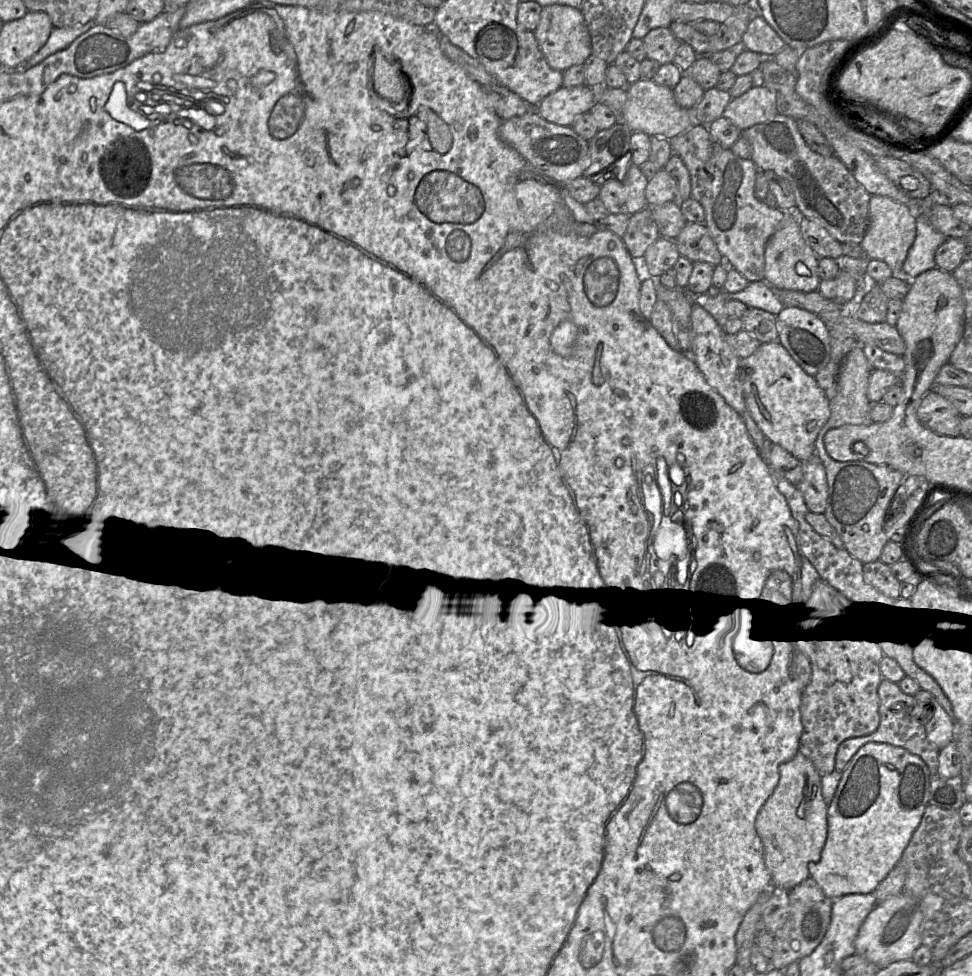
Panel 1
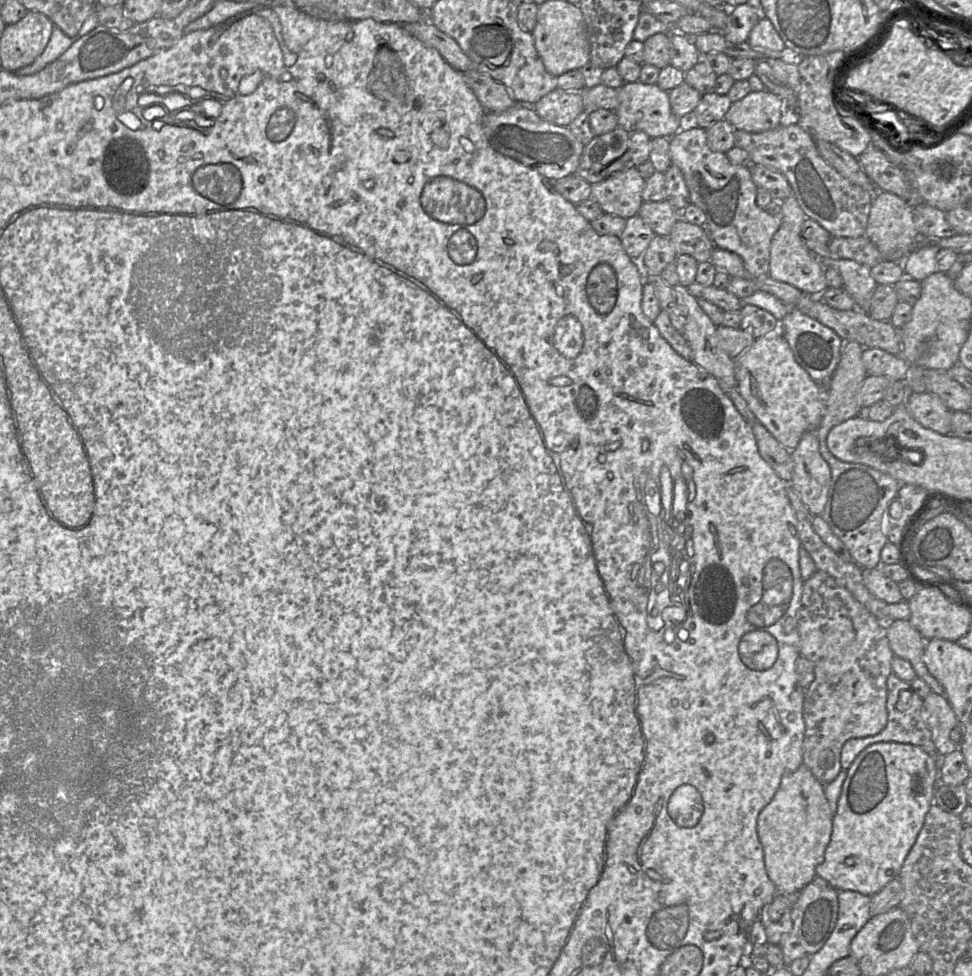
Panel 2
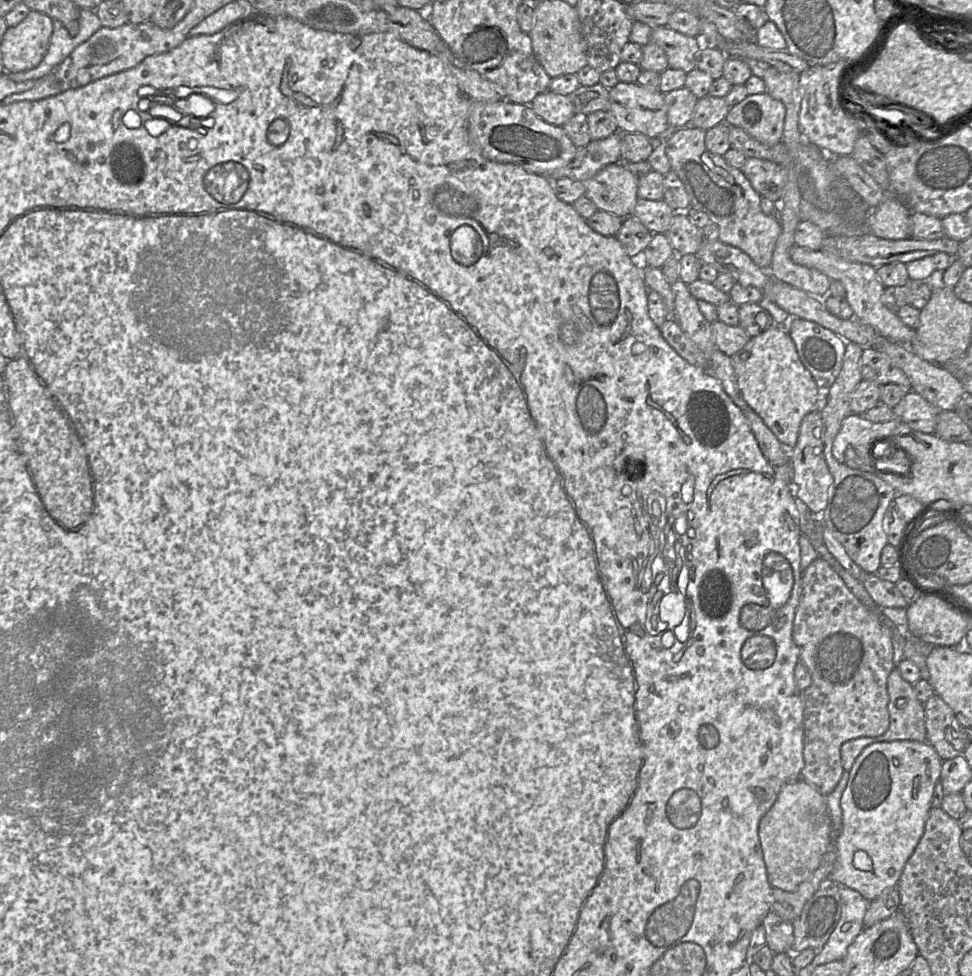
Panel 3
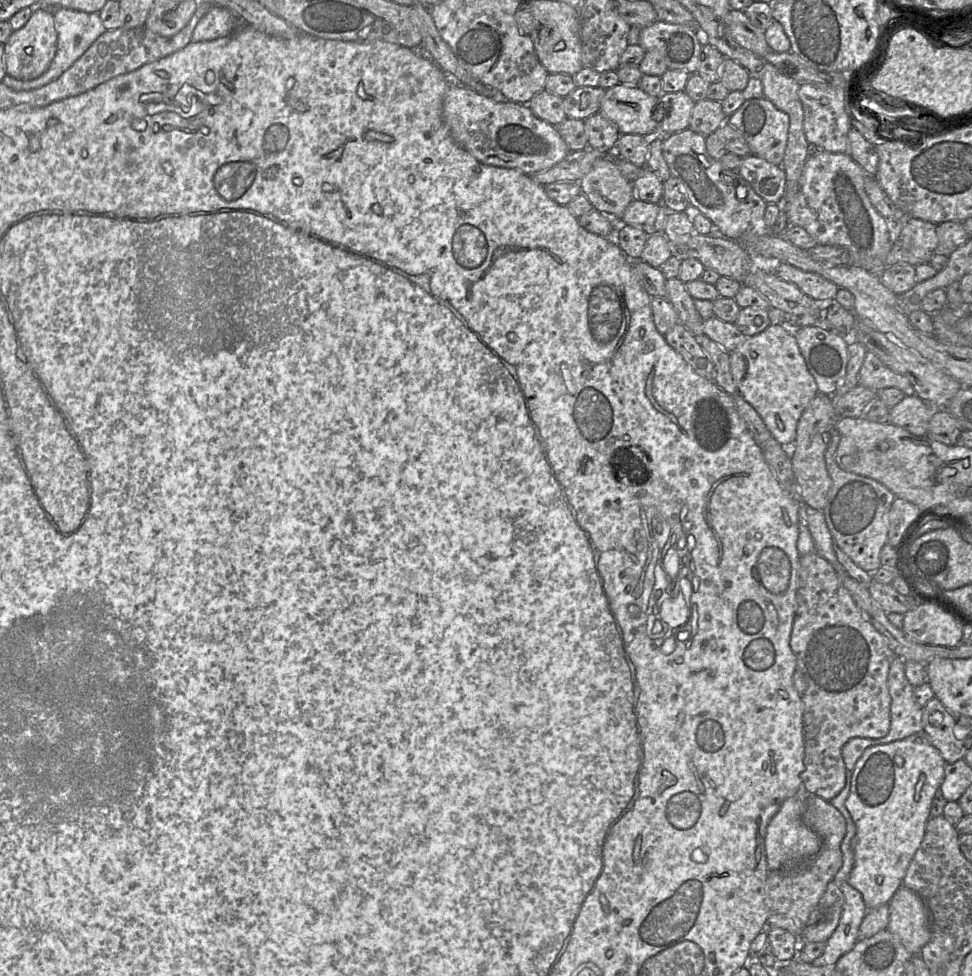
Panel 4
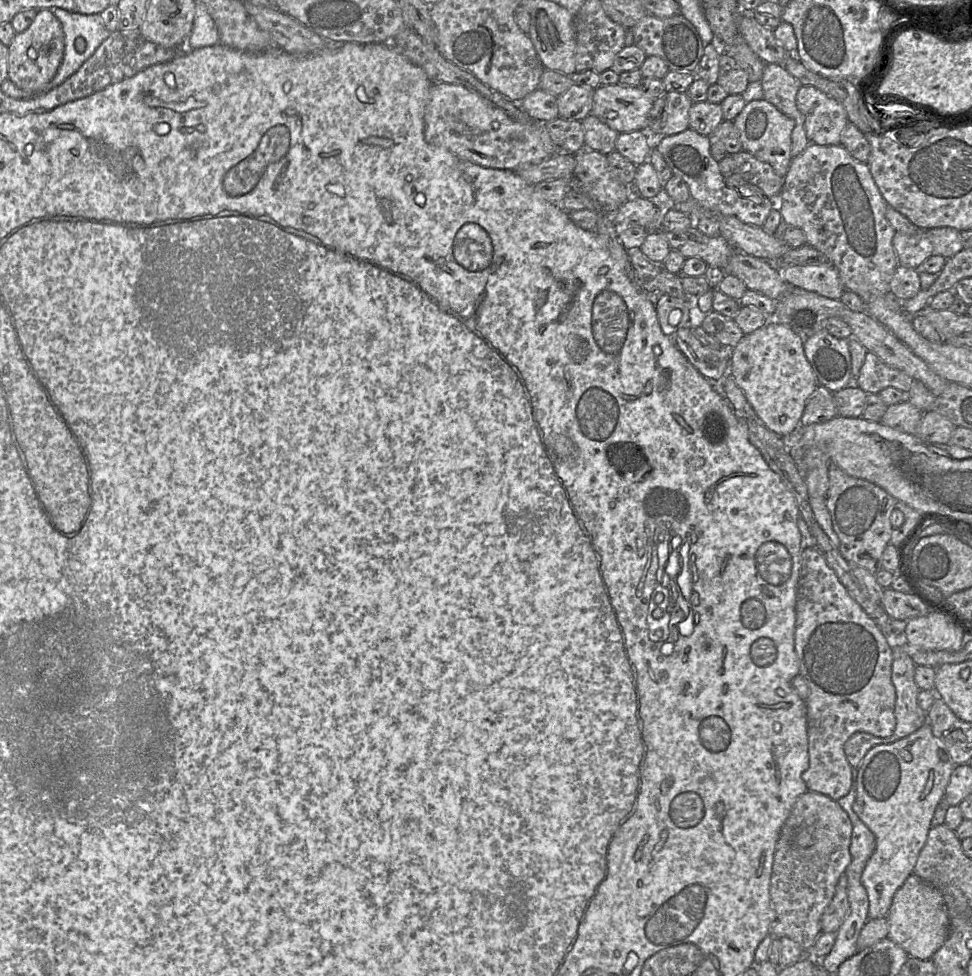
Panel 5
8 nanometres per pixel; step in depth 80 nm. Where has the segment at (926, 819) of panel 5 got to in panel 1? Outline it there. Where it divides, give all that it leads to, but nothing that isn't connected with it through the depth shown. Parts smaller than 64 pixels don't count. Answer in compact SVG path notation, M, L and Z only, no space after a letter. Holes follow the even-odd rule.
M868 742L853 755L833 799L827 806L828 832L820 860L808 864L809 876L830 899L847 894L873 893L897 865L930 801L931 775L926 763L903 747Z

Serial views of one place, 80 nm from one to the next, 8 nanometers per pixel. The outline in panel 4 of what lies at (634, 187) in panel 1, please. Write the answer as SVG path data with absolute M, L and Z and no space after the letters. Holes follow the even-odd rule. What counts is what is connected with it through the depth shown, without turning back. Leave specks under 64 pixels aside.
M615 157L599 158L578 182L595 210L619 222L635 198L633 182L627 180L615 163Z

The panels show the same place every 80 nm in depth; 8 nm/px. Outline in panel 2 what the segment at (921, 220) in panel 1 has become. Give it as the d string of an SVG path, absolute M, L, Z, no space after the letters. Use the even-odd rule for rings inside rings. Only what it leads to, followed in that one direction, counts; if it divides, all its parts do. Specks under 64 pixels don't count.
M922 243L903 260L906 277L922 281L937 272L936 254L941 248L935 243Z

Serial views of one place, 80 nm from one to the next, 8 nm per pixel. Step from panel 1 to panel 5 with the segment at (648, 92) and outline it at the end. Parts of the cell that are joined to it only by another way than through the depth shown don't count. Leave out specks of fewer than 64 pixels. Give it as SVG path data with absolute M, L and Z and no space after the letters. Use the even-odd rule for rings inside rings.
M601 84L594 89L591 114L619 134L648 132L649 115L654 100L639 86Z

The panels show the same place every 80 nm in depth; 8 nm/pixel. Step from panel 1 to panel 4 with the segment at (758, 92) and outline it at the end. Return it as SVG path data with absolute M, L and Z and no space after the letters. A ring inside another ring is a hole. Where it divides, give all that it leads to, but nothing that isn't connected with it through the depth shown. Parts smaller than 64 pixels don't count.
M765 97L745 100L744 103L727 118L727 122L744 136L751 154L775 165L782 165L787 146L789 116L778 109Z

